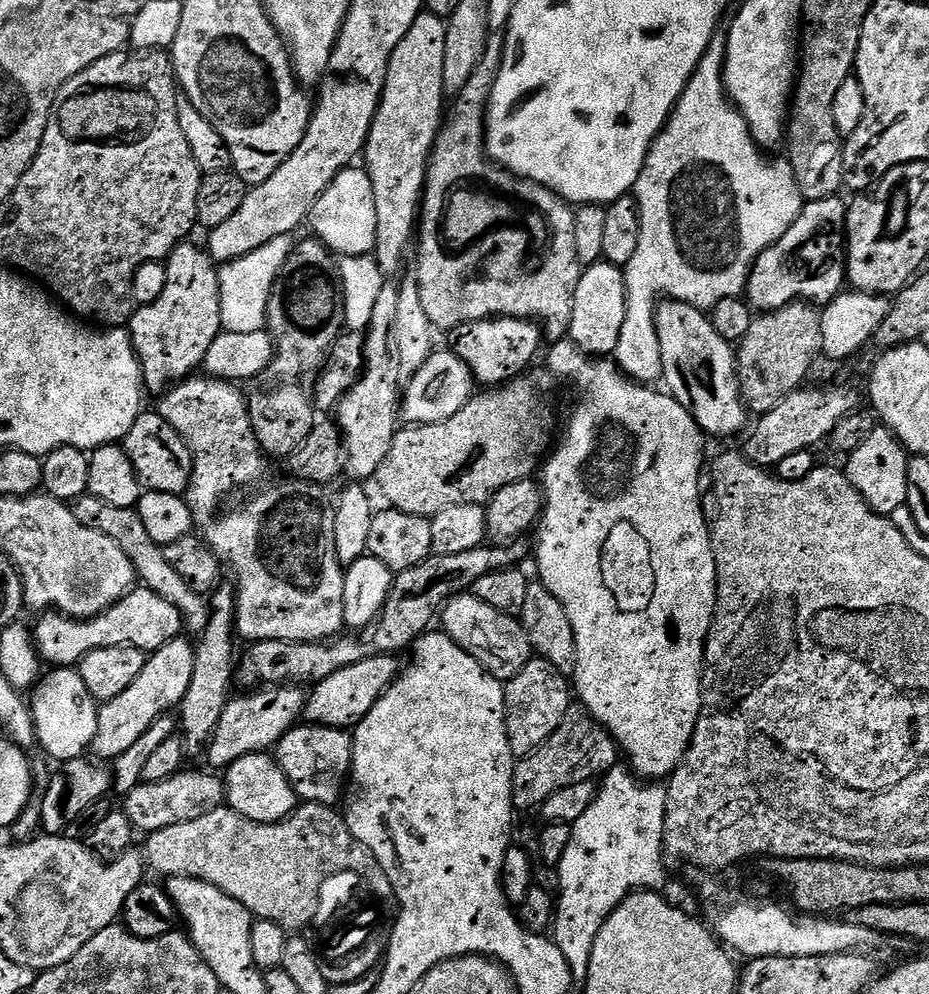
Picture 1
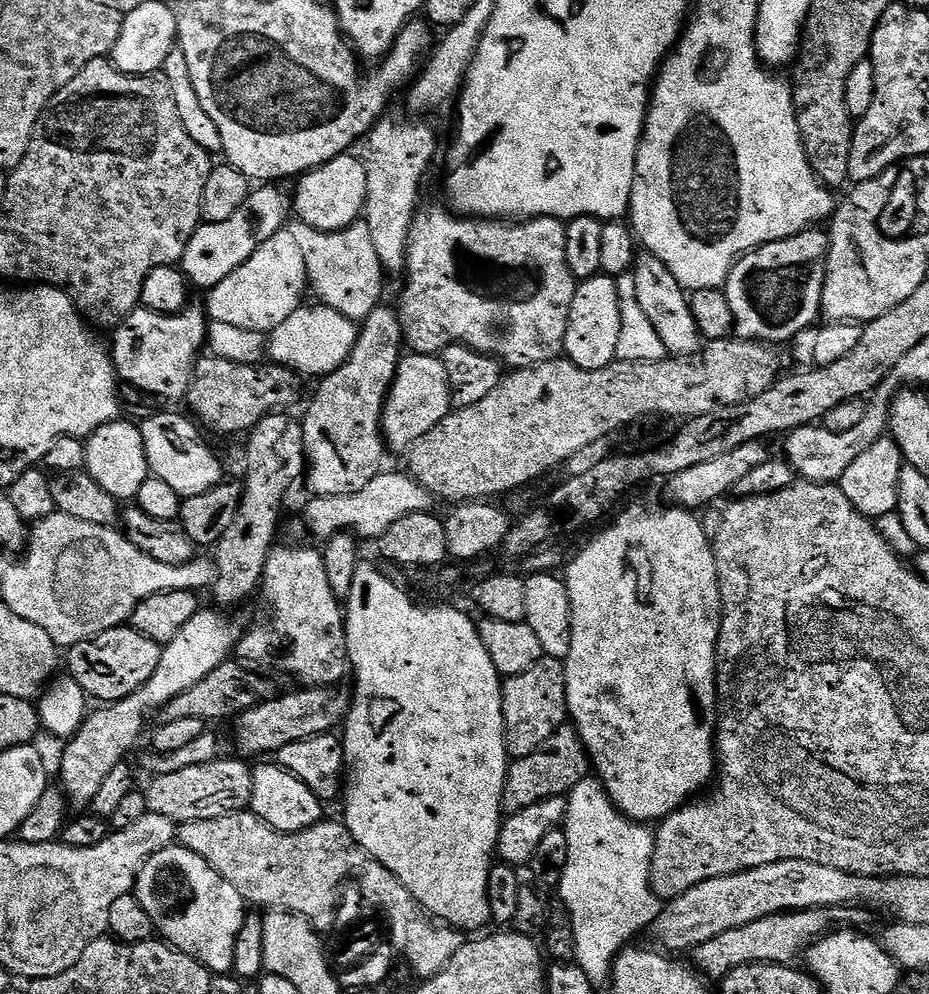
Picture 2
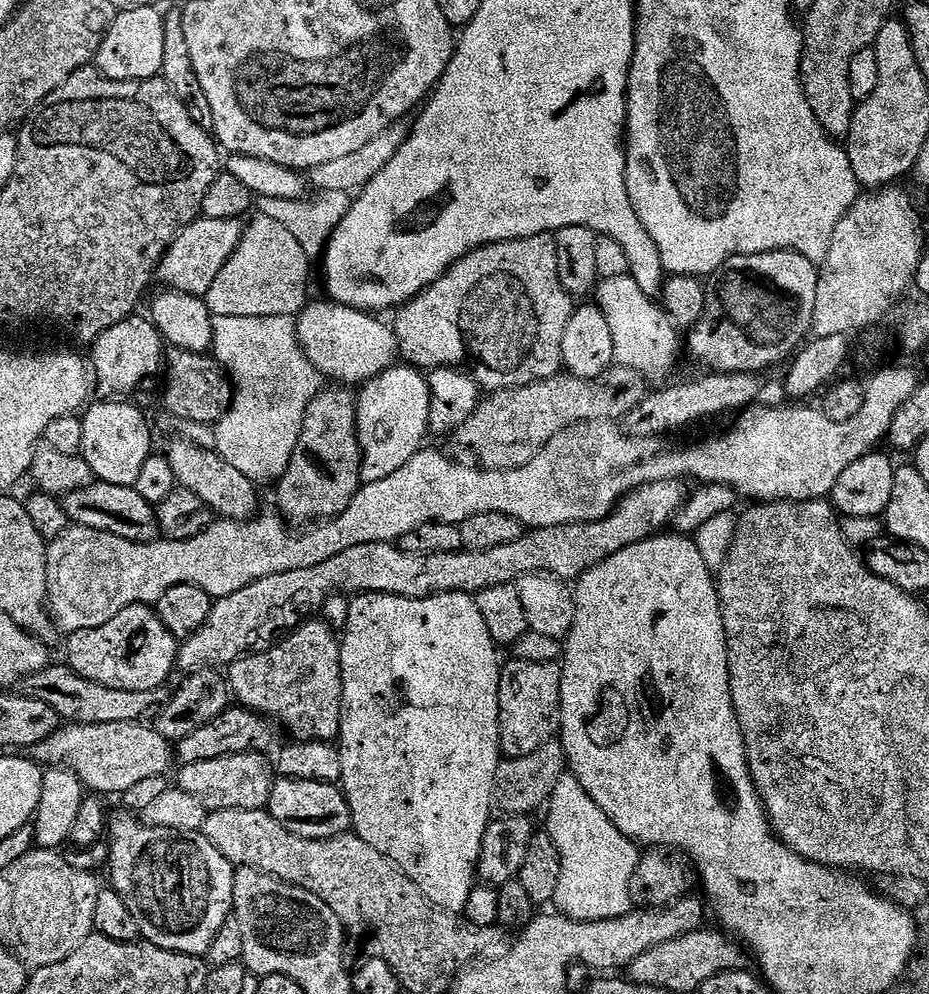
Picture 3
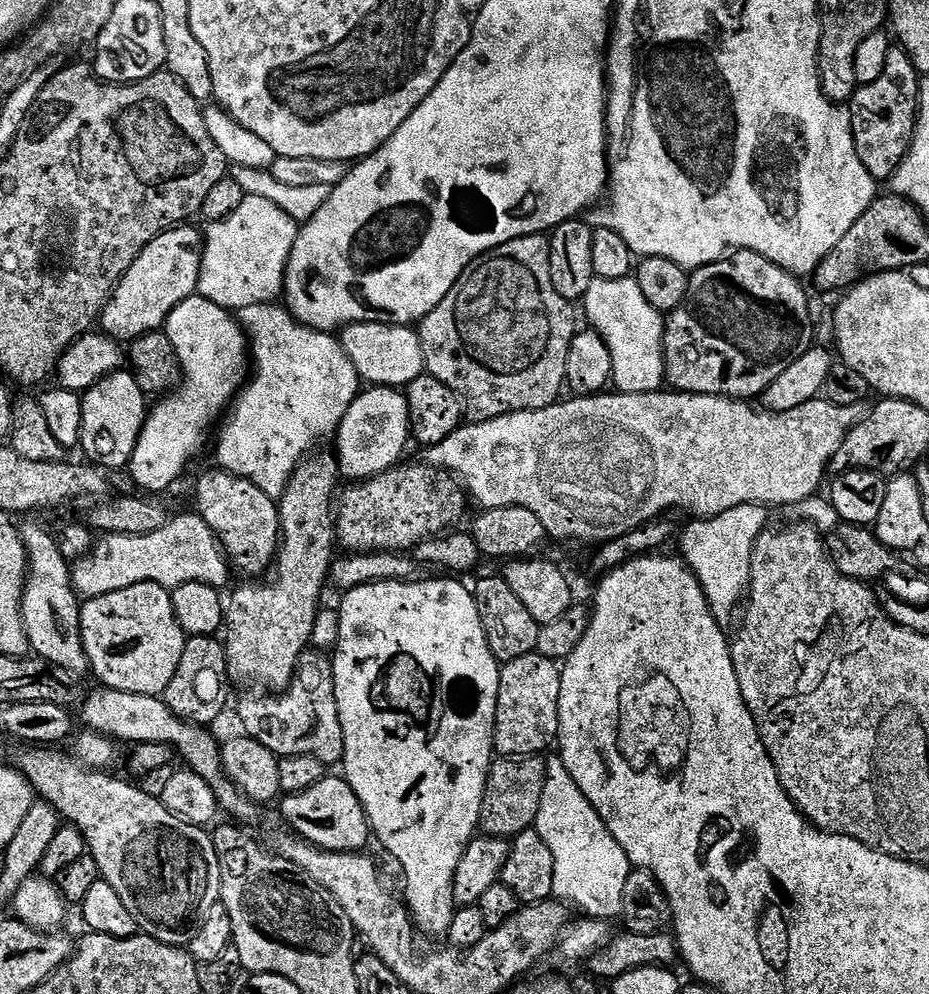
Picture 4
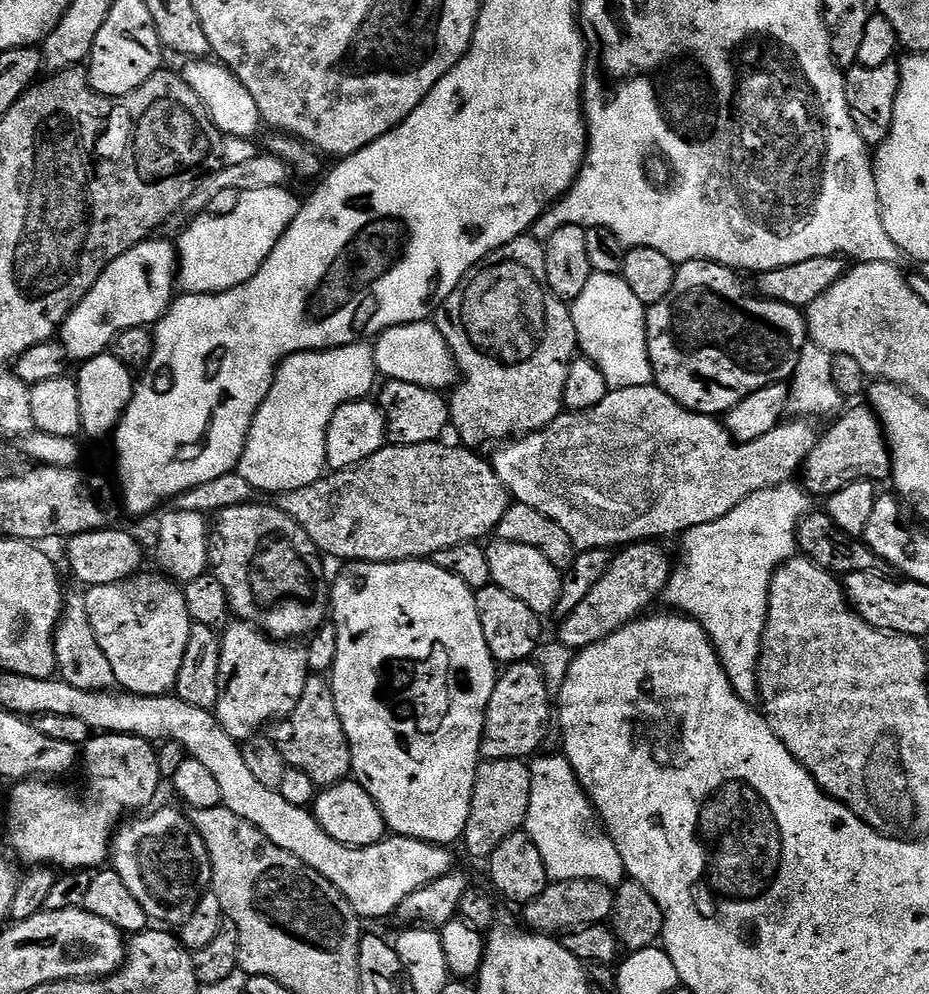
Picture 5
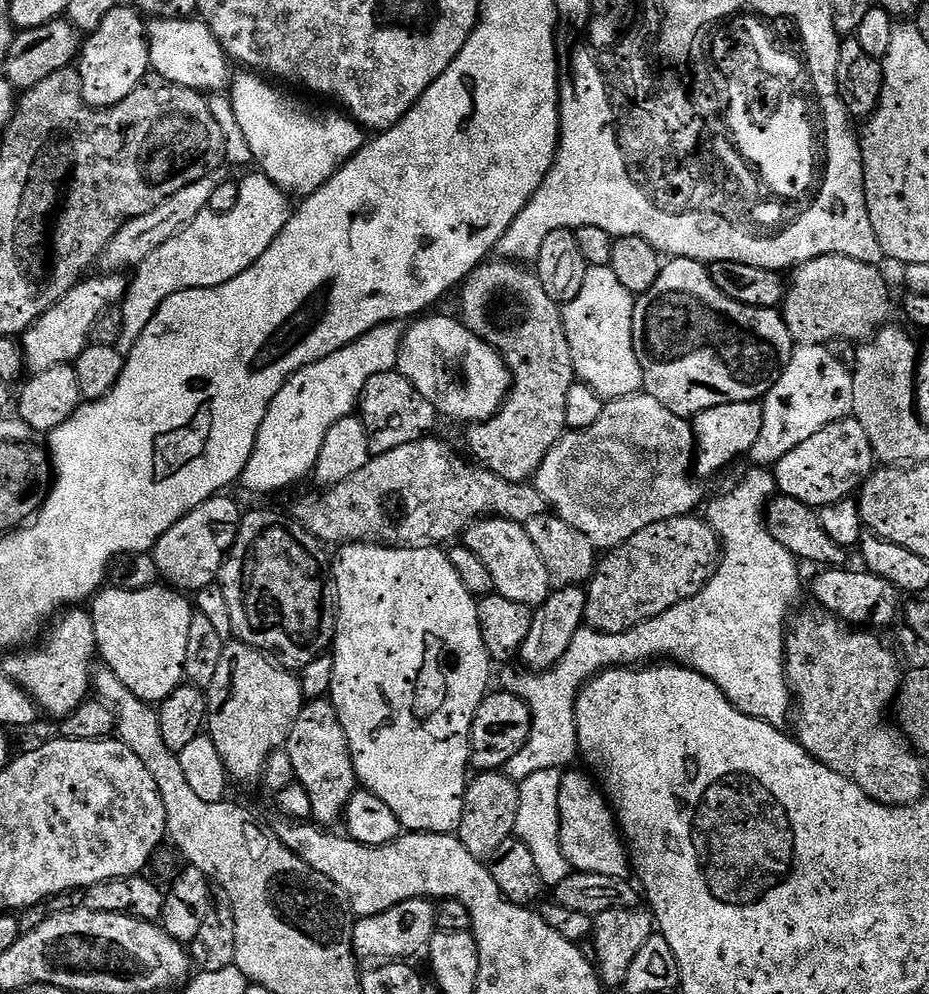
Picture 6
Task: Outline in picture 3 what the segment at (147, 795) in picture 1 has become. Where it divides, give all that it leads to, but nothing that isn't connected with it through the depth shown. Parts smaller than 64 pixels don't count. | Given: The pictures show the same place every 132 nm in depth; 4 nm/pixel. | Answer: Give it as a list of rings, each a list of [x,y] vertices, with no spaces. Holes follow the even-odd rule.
[[[260,750],[230,754],[226,758],[210,758],[210,762],[185,764],[179,770],[175,787],[190,794],[206,810],[237,808],[238,810],[263,809],[268,803],[274,783],[274,768]]]

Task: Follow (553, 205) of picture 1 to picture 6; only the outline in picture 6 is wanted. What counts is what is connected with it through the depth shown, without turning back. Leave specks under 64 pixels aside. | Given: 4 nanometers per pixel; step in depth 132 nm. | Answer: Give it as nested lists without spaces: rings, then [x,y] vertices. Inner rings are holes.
[[[503,258],[493,259],[491,262],[485,262],[480,267],[472,271],[472,275],[464,281],[462,285],[464,293],[460,296],[460,312],[464,324],[468,329],[476,335],[480,340],[485,340],[491,344],[497,352],[503,356],[504,361],[508,363],[508,370],[512,373],[512,386],[508,394],[507,400],[500,405],[500,411],[492,415],[489,420],[481,420],[473,423],[472,428],[468,432],[468,448],[471,459],[479,464],[482,468],[489,468],[494,474],[498,474],[498,478],[506,478],[506,482],[514,482],[515,484],[523,484],[531,481],[535,477],[538,466],[542,466],[542,462],[546,458],[546,454],[550,454],[550,450],[558,441],[563,438],[568,423],[566,422],[566,394],[570,390],[572,384],[577,383],[576,371],[574,370],[574,362],[570,354],[570,342],[566,338],[566,330],[564,329],[564,313],[561,305],[554,302],[554,298],[550,298],[550,294],[546,294],[546,290],[542,286],[542,282],[536,277],[535,271],[531,267],[525,266],[523,263],[515,260],[505,260]]]

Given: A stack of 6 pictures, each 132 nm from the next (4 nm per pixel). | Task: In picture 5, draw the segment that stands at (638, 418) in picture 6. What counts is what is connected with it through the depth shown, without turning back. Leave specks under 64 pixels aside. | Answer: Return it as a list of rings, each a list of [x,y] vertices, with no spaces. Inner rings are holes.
[[[651,383],[646,386],[630,386],[609,391],[608,396],[602,398],[602,402],[598,402],[598,406],[594,406],[590,410],[565,411],[554,422],[550,422],[548,428],[531,432],[529,436],[513,439],[511,442],[497,447],[495,449],[497,452],[490,456],[490,463],[498,474],[502,486],[515,503],[534,506],[534,510],[538,510],[538,514],[546,514],[546,518],[558,522],[558,526],[562,526],[562,530],[566,530],[566,534],[570,534],[570,542],[574,542],[574,546],[578,550],[586,548],[616,550],[621,546],[637,542],[652,542],[660,538],[656,536],[677,535],[676,537],[679,537],[694,526],[702,526],[706,522],[714,522],[718,518],[730,514],[730,510],[734,510],[734,506],[738,506],[738,502],[750,498],[750,494],[754,494],[758,490],[766,490],[770,486],[789,483],[795,477],[792,475],[795,472],[797,475],[803,469],[804,459],[808,457],[810,450],[817,442],[818,428],[816,432],[816,428],[812,424],[815,423],[804,418],[792,418],[787,422],[781,422],[774,430],[770,430],[770,434],[762,434],[762,438],[758,438],[754,442],[738,444],[717,417],[686,410],[678,402],[674,402],[674,398],[670,398],[670,394],[666,394],[661,388],[656,387],[655,383]]]

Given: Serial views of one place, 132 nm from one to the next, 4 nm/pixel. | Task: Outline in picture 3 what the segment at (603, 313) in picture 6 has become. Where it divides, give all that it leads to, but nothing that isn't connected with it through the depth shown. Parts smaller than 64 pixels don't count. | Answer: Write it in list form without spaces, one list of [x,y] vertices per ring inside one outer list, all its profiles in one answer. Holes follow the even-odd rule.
[[[631,275],[600,280],[594,289],[594,300],[606,314],[606,322],[610,322],[610,334],[614,334],[615,363],[619,367],[633,368],[644,373],[645,377],[653,378],[675,366],[680,348],[682,352],[681,337],[680,340],[676,337],[678,329],[659,303],[638,290],[638,284]]]

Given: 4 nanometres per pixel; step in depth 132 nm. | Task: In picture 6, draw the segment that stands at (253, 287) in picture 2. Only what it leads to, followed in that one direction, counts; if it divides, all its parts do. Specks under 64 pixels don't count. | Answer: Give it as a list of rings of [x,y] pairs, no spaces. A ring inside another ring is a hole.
[[[259,170],[253,172],[253,176],[239,181],[238,206],[234,206],[234,210],[209,210],[198,214],[198,218],[194,218],[186,230],[174,234],[170,242],[162,242],[162,246],[158,246],[150,258],[146,258],[134,269],[136,278],[129,281],[128,291],[118,308],[122,314],[122,334],[115,346],[122,355],[127,357],[130,350],[134,350],[142,330],[146,330],[158,306],[162,306],[170,294],[222,286],[230,282],[230,278],[238,278],[238,274],[254,266],[254,262],[266,254],[270,242],[282,234],[286,222],[293,214],[293,201],[289,193],[283,192],[269,176]]]

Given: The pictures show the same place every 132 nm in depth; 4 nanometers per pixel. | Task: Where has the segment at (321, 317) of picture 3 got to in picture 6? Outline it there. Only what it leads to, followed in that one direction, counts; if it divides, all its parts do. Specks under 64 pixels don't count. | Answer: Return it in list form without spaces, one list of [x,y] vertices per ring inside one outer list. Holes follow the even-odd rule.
[[[428,314],[417,319],[413,323],[417,324],[405,331],[404,340],[400,343],[396,368],[416,387],[422,398],[426,398],[436,407],[441,417],[449,416],[452,420],[468,420],[467,422],[489,420],[492,415],[500,411],[500,405],[508,398],[512,386],[512,373],[508,370],[508,363],[491,344],[477,338],[466,327],[463,319],[455,315],[454,317],[432,315]],[[444,360],[460,360],[460,376],[455,376],[455,366],[447,364]]]

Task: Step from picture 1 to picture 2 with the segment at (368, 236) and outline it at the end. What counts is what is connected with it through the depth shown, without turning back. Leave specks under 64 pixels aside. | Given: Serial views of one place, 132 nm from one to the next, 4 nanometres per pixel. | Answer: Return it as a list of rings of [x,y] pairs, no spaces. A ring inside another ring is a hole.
[[[344,153],[323,167],[305,173],[297,181],[296,192],[292,194],[292,210],[301,223],[319,231],[341,232],[358,222],[368,200],[366,190],[368,169],[361,159],[359,161],[352,155]]]

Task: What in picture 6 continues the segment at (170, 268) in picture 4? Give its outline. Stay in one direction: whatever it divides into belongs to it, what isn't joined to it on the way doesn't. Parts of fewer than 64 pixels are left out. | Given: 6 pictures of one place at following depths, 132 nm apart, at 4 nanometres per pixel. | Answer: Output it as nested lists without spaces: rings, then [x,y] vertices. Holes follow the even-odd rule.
[[[96,274],[76,284],[70,294],[62,297],[50,310],[43,312],[35,324],[23,333],[24,362],[31,373],[50,370],[50,366],[72,364],[92,339],[92,327],[105,312],[123,301],[129,281],[120,274]]]

